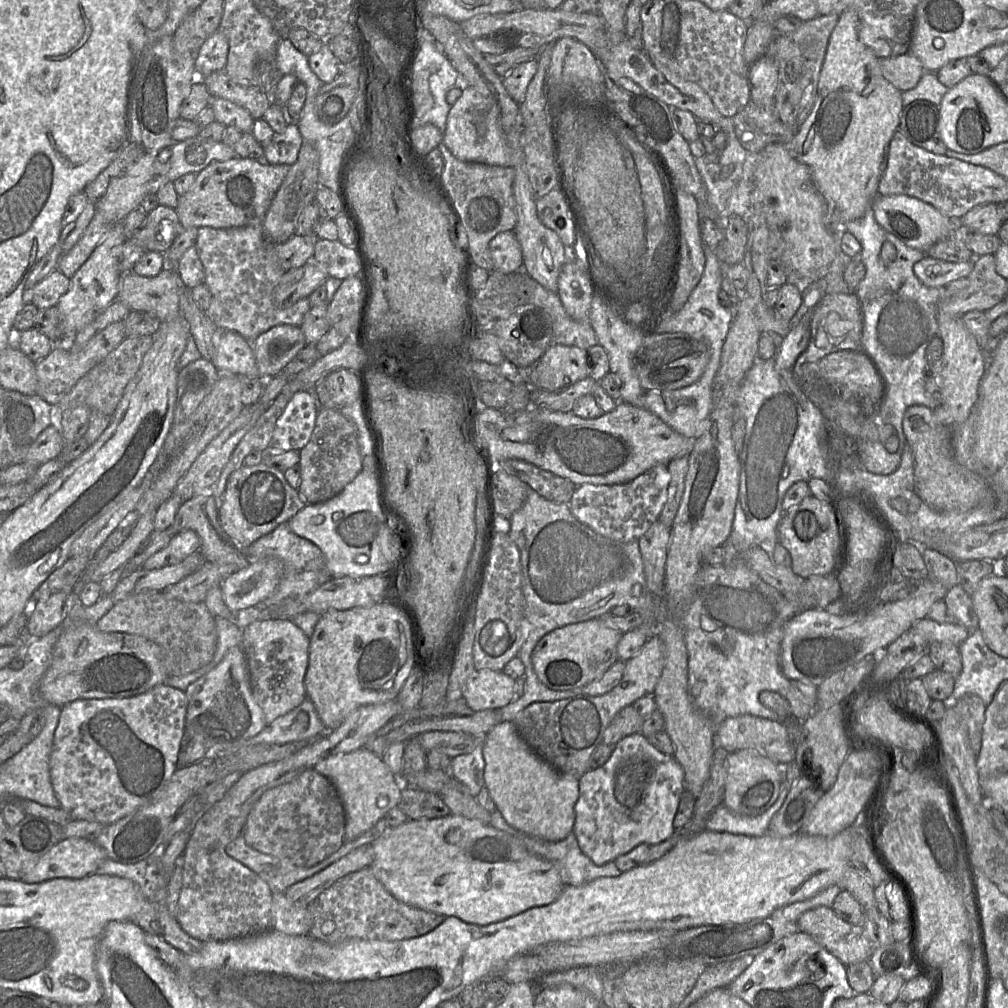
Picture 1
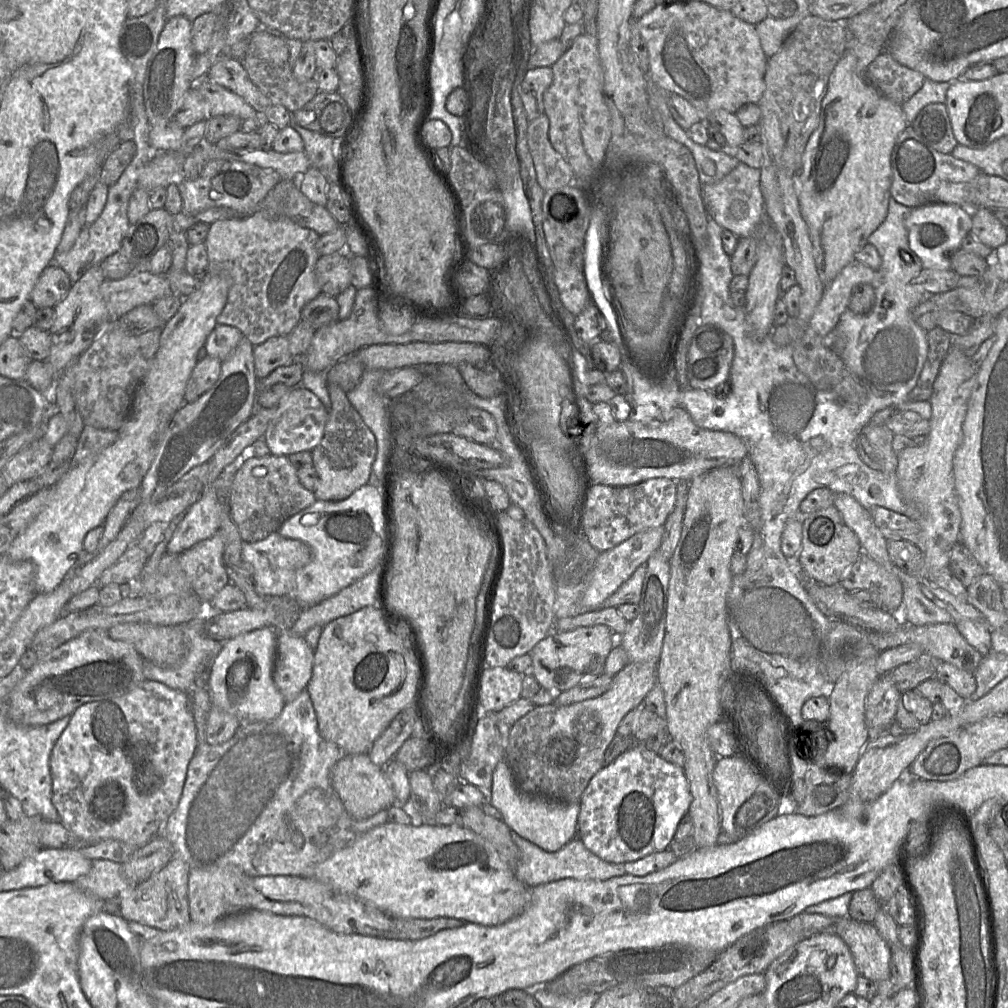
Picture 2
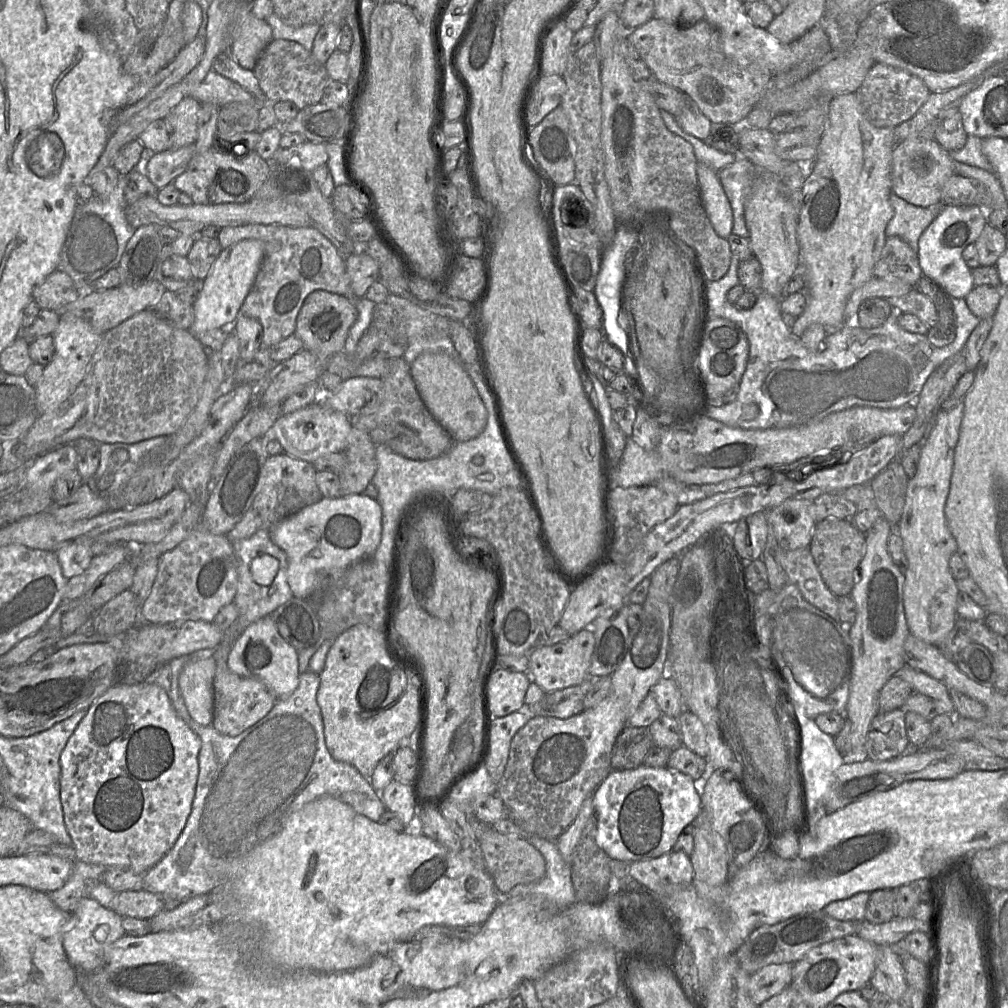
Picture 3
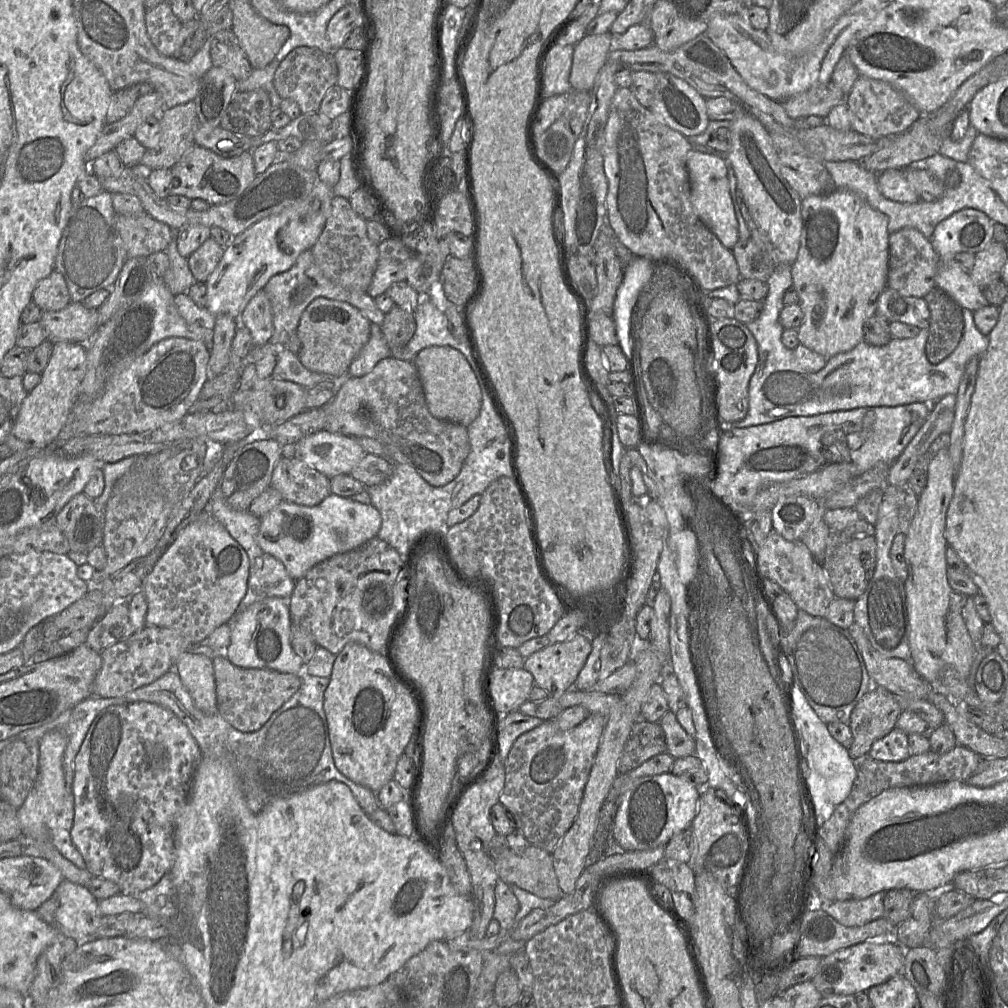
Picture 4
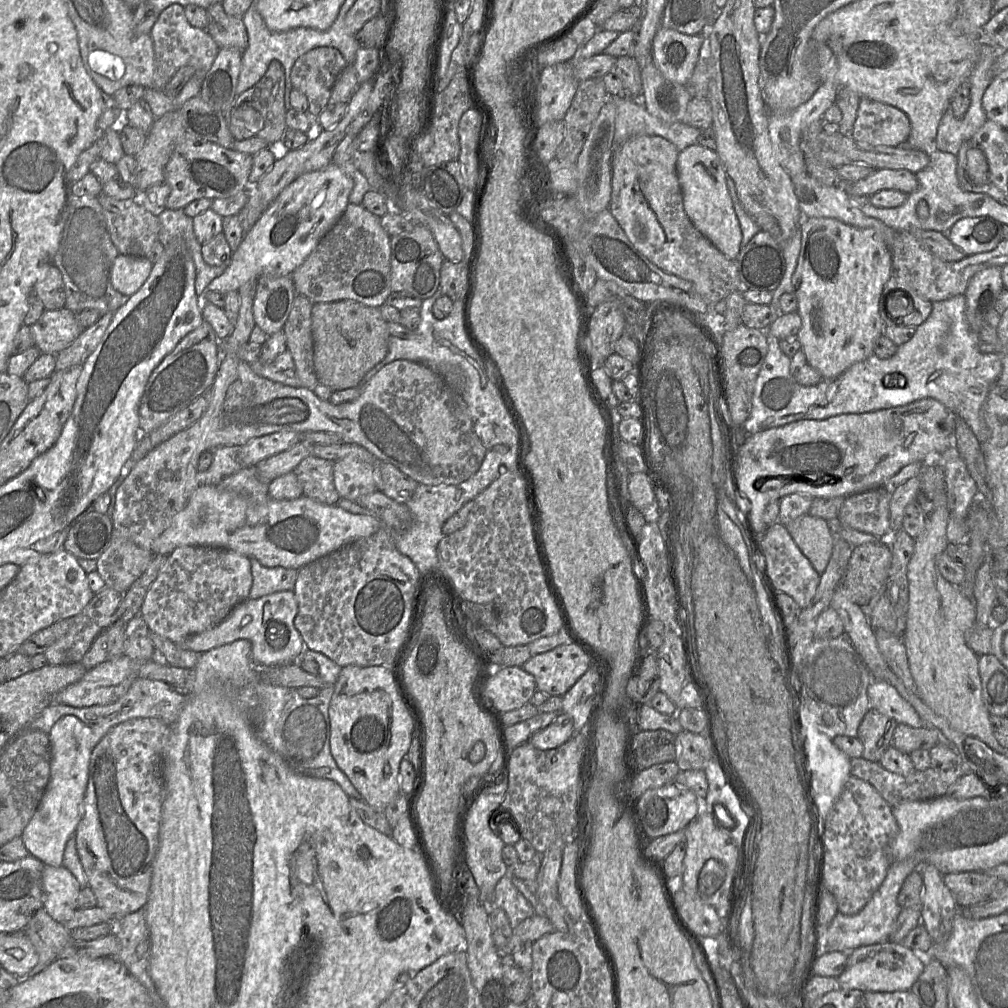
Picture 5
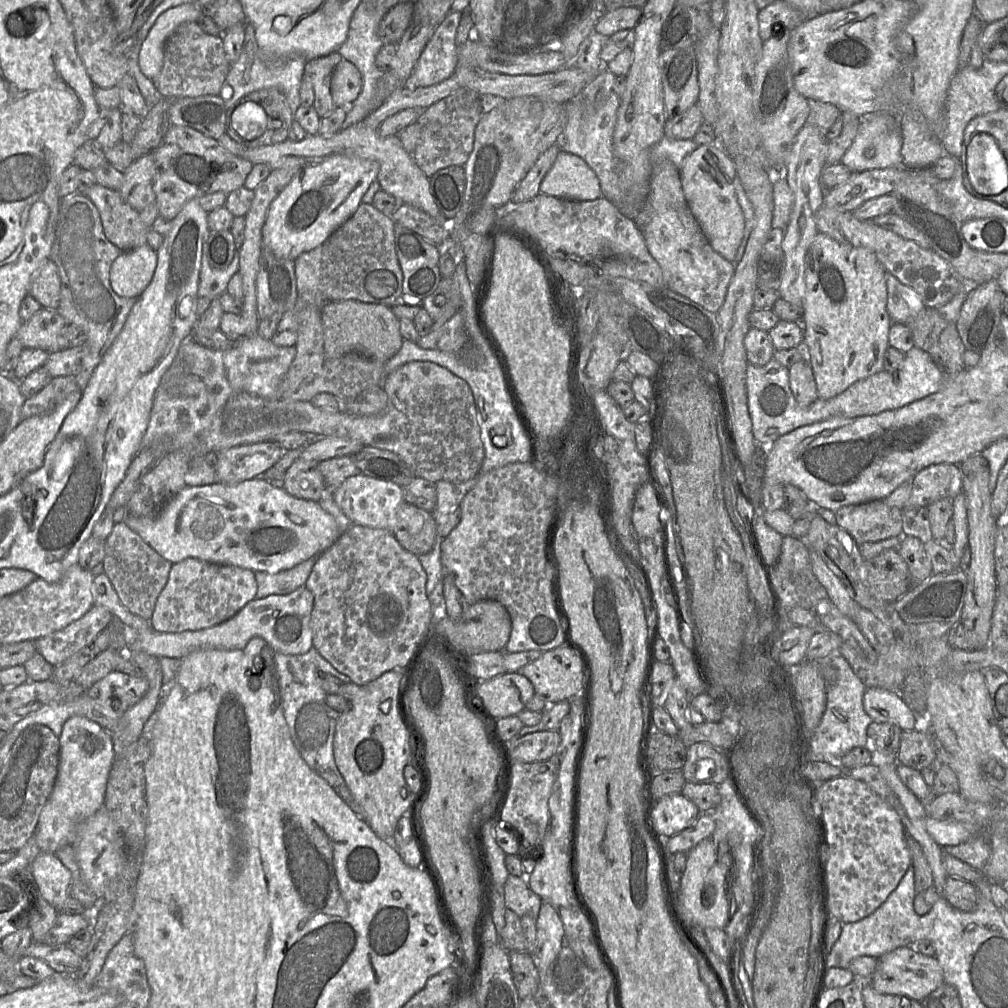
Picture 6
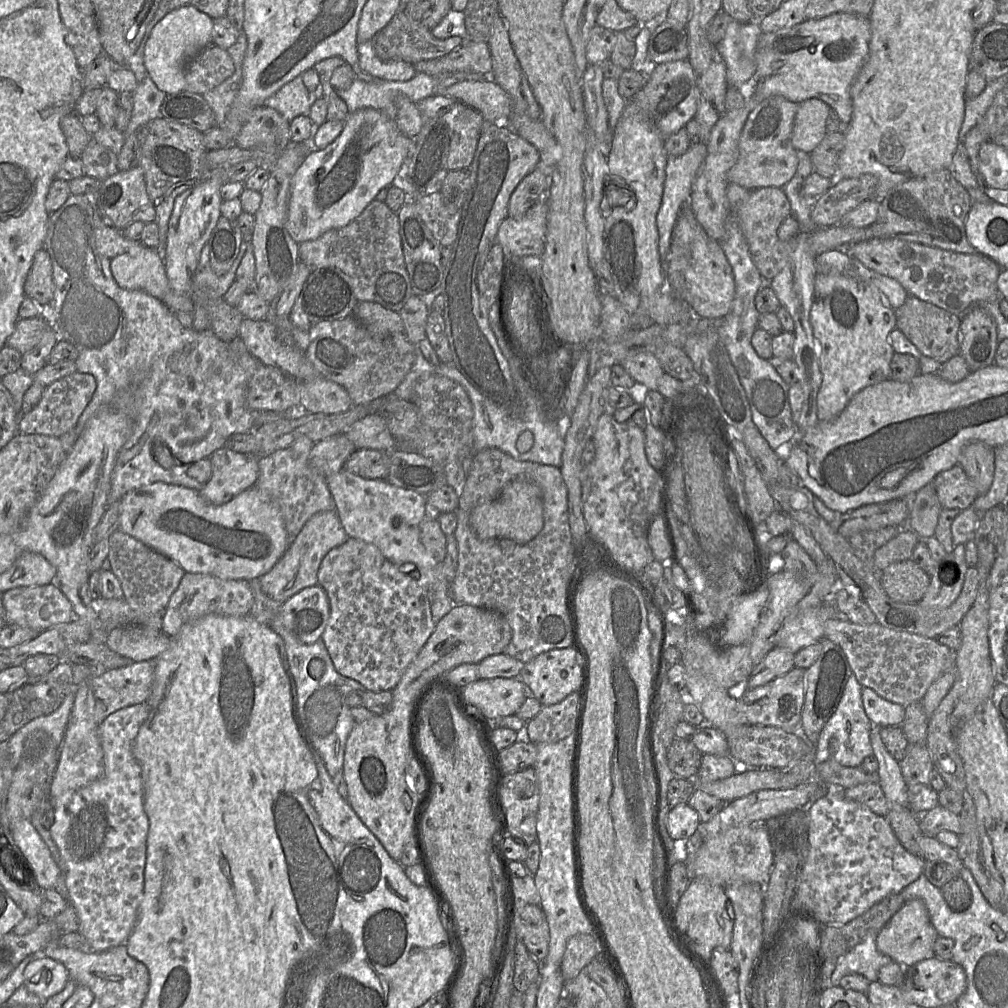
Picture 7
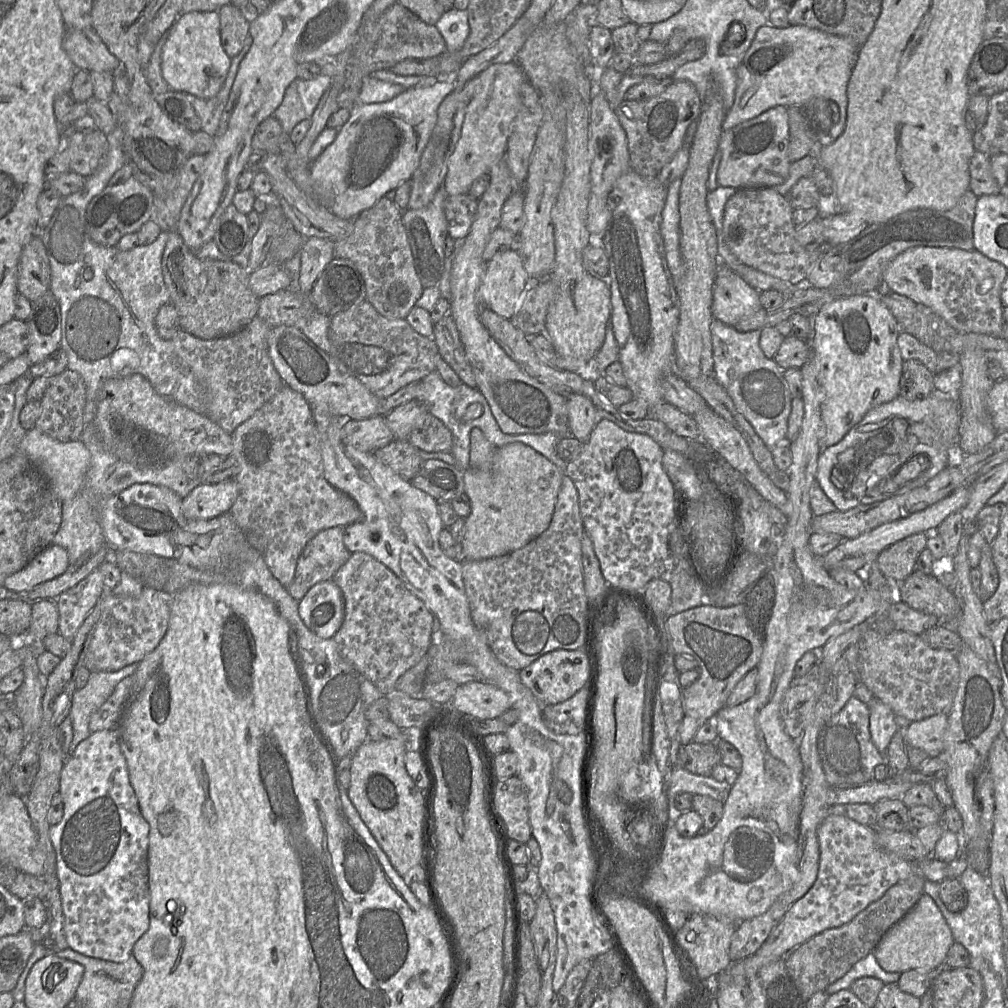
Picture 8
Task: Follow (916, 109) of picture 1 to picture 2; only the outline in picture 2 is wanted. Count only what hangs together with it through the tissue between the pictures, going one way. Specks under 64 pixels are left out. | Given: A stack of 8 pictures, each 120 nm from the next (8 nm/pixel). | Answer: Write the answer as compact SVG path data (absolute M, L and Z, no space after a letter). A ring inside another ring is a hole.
M945 103L926 105L909 126L927 145L940 153L951 154L958 145Z

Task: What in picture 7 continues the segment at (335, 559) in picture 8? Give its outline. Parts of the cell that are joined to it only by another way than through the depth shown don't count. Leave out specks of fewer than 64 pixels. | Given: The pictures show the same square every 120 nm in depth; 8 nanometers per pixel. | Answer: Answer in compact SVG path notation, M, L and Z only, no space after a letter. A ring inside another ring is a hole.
M335 511L316 513L307 521L279 561L268 573L259 577L263 593L279 603L283 603L302 589L317 585L318 570L323 558L331 549L342 545L348 538Z

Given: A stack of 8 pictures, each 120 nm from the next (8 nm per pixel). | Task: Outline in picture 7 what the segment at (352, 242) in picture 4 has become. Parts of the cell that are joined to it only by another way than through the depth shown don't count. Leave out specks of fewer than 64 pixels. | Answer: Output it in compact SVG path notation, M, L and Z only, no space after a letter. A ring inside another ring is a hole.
M373 200L345 226L300 243L298 254L299 262L304 263L310 272L322 268L340 271L348 279L358 301L376 302L398 313L414 295L405 266L399 219L384 201Z

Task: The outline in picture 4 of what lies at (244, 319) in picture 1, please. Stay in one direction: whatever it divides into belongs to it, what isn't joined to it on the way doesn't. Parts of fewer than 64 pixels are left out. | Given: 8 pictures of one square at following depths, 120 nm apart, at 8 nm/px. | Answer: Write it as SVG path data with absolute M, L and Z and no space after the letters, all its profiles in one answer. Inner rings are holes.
M311 249L303 251L289 270L272 276L263 290L269 298L273 314L274 331L268 343L276 346L285 346L296 333L303 311L317 297L348 302L358 308L371 323L378 326L382 324L385 316L385 313L377 308L374 298L367 292L347 289L326 278L315 263Z

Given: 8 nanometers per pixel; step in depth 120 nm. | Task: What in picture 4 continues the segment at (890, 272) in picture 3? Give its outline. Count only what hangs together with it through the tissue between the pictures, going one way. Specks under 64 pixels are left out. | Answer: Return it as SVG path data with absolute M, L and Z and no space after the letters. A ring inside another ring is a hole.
M903 228L889 236L889 267L887 287L902 296L925 297L937 287L935 277L939 268L939 257L921 232L914 228Z

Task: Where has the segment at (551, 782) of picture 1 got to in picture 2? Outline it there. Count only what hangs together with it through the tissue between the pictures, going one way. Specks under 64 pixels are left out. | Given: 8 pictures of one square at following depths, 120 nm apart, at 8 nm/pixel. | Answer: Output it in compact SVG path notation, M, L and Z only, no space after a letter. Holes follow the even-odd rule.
M505 759L499 761L493 772L491 804L499 810L502 815L502 820L510 829L545 851L555 852L577 836L577 820L580 810L580 803L559 802L521 791L516 783L513 772Z

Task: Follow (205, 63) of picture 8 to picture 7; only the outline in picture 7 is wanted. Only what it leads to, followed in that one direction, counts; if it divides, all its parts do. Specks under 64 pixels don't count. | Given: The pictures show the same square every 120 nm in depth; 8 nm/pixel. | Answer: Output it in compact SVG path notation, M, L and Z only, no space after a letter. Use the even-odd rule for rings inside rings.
M187 4L170 10L153 28L144 48L144 66L157 88L166 94L185 91L185 66L203 48L213 43L213 19Z

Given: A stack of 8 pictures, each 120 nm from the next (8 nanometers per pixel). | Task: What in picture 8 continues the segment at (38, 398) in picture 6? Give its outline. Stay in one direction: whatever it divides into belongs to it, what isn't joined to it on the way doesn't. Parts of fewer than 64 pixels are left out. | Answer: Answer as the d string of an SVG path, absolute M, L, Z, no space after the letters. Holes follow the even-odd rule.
M66 369L54 376L53 383L45 391L40 402L41 413L35 423L35 428L61 442L80 439L86 405L86 386L80 374Z

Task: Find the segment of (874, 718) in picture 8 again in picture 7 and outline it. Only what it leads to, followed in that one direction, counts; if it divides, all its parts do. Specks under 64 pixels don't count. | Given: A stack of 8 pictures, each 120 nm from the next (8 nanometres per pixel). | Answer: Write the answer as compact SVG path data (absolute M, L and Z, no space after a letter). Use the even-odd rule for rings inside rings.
M874 726L871 732L871 744L873 756L878 762L877 775L880 786L891 805L908 806L908 786L899 765L887 751L879 733L878 726Z

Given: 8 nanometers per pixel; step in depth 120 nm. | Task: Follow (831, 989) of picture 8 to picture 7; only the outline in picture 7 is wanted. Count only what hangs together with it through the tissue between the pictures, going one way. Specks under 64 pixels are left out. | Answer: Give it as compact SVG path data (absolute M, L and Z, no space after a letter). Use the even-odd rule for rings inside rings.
M878 933L867 935L859 944L837 959L832 973L832 986L840 986L842 977L848 974L861 974L870 982L879 981L879 970L891 962L892 958L877 949Z

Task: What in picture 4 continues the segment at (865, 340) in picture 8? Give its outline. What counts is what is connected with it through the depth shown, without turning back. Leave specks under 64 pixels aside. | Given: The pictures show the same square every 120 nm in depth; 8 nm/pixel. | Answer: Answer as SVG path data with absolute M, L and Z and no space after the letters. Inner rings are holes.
M837 189L829 195L812 195L801 200L802 205L802 232L800 246L795 262L792 264L792 284L798 294L799 305L803 311L803 321L798 328L798 338L801 344L810 350L829 359L832 356L852 350L864 341L863 326L865 321L876 313L878 298L887 287L889 267L889 232L888 217L872 208L857 195Z

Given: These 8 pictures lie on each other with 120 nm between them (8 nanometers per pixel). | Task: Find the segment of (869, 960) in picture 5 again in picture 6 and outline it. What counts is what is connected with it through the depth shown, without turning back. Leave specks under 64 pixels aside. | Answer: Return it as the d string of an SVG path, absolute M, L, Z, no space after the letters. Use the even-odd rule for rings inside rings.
M901 946L880 956L869 979L869 984L879 993L906 996L917 1001L922 1001L944 982L944 972L936 957L925 955L913 946Z

